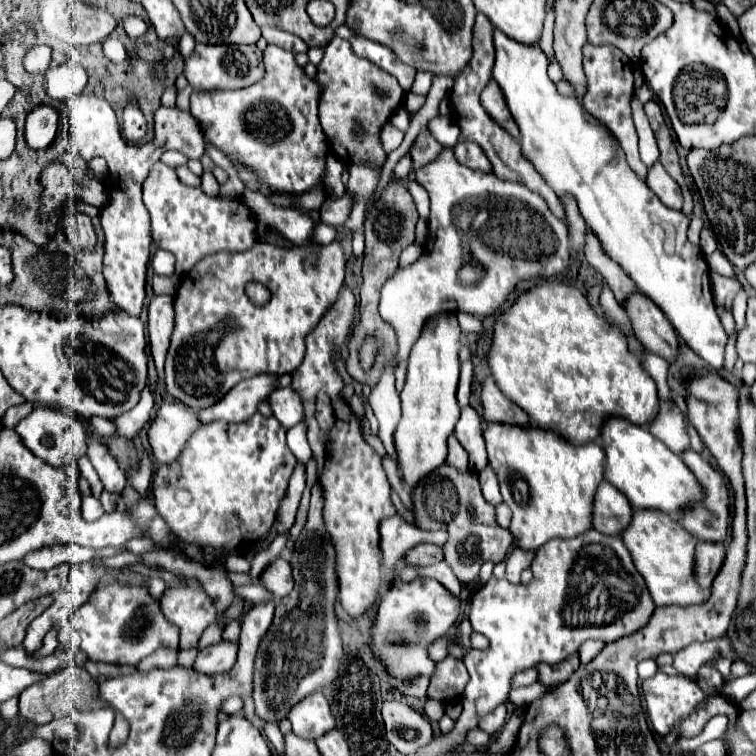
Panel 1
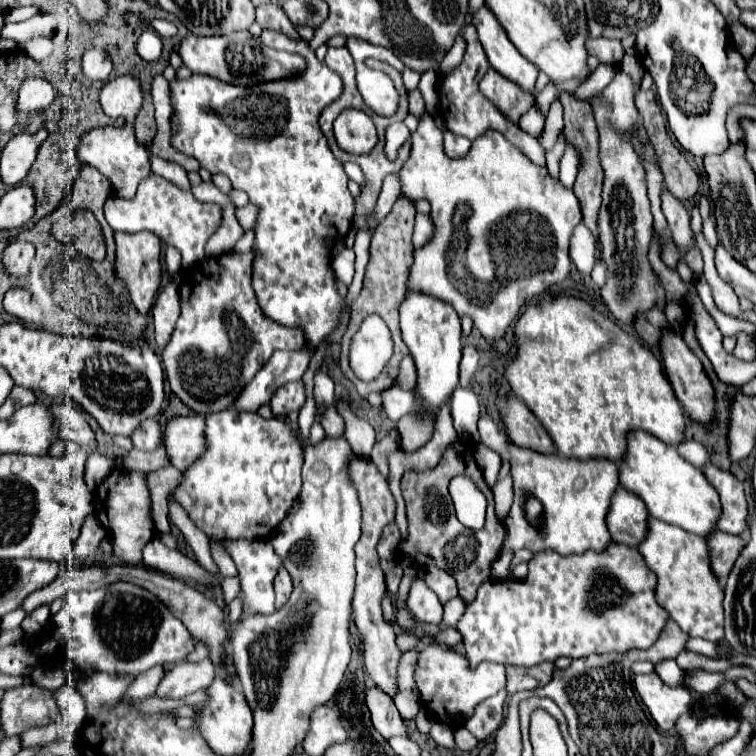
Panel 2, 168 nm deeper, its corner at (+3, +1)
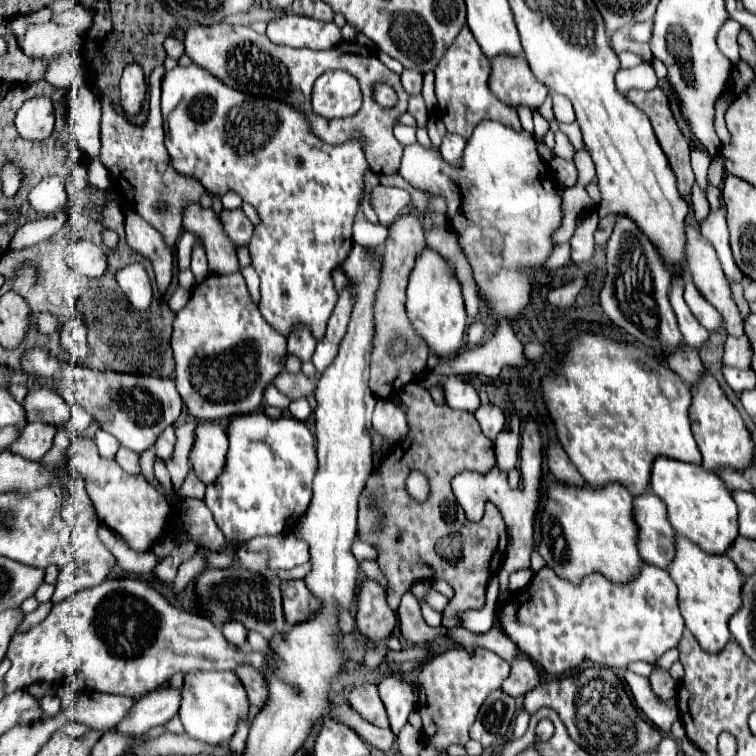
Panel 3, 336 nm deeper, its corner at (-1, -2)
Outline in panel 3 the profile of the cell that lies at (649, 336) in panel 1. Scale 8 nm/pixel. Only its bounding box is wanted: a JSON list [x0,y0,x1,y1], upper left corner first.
[690,373,752,471]

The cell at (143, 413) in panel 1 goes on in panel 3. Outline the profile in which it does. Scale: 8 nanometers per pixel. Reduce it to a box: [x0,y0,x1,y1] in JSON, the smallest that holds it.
[154,427,174,459]

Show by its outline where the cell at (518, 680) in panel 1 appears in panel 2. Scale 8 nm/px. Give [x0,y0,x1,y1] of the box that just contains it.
[414,640,506,726]

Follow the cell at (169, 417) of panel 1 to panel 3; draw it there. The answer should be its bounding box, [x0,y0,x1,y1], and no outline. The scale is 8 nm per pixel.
[190,423,228,483]

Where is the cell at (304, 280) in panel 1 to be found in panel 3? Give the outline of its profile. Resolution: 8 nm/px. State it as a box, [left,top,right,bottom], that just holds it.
[172,273,286,421]

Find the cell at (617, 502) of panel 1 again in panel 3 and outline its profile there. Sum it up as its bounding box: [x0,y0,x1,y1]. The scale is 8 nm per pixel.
[634,493,674,569]

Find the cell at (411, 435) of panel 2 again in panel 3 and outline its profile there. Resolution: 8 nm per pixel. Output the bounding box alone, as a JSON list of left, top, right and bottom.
[358,383,508,627]

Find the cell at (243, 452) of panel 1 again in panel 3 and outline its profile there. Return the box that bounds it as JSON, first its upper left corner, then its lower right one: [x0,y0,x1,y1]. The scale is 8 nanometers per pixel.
[204,411,316,541]

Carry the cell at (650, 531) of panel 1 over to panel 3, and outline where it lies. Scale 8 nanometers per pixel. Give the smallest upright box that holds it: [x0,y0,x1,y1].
[668,535,742,651]

